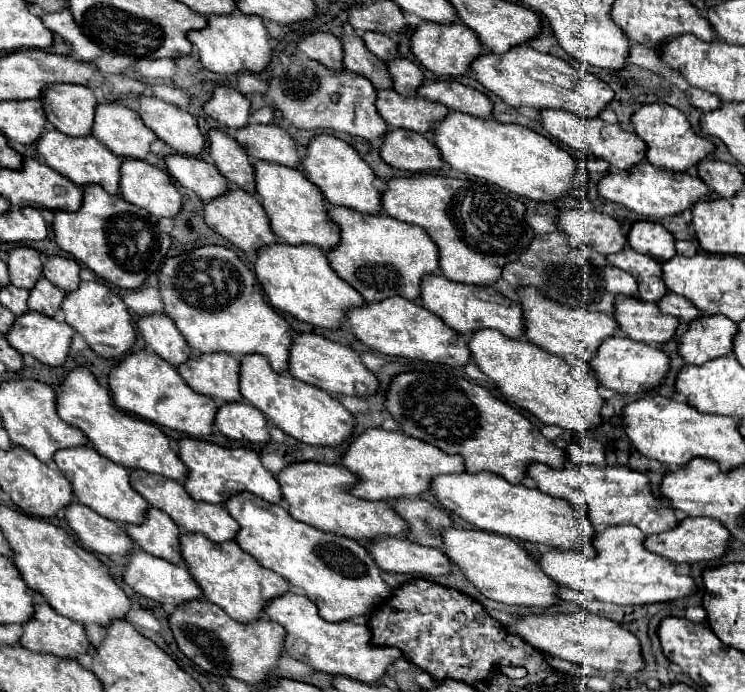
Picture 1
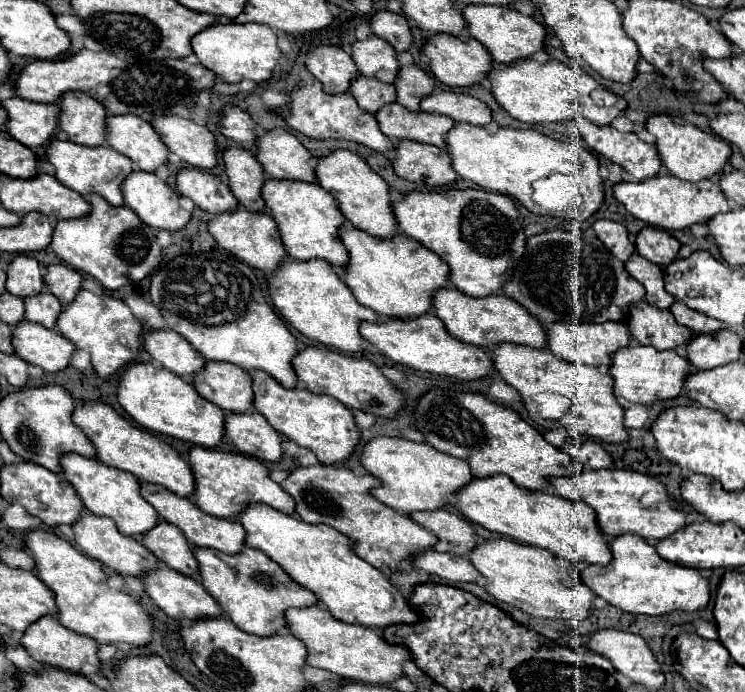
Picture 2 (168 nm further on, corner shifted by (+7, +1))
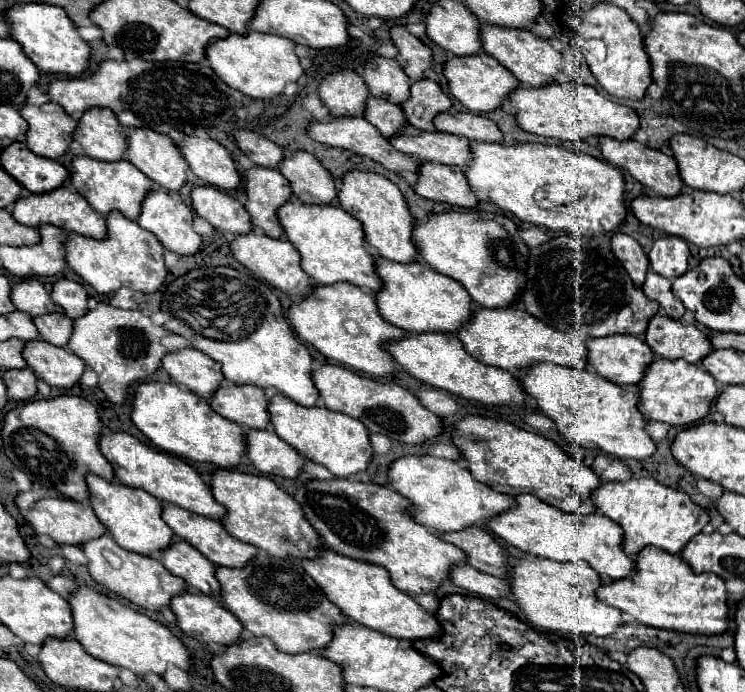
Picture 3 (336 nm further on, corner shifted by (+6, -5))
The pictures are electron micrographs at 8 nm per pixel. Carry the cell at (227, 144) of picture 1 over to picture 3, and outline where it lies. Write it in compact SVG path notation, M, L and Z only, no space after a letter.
M255 166L245 172L245 196L253 226L267 236L281 238L283 230L275 212L293 196L289 182L275 168Z

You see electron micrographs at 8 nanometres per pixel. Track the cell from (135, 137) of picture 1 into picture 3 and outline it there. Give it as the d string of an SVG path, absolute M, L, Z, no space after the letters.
M131 128L127 132L125 156L151 182L167 190L179 190L187 180L187 162L165 134L157 134L149 128Z

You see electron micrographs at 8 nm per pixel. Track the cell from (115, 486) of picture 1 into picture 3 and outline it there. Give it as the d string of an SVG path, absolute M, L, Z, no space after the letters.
M91 472L85 478L89 488L89 506L121 548L151 556L171 544L173 530L161 520L161 502L155 496L149 496L145 490L123 486L119 482L107 482Z

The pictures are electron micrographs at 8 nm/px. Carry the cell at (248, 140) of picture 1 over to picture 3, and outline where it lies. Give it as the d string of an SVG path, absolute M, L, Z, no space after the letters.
M291 152L277 168L291 186L295 198L305 204L331 204L337 196L337 186L331 174L309 154Z

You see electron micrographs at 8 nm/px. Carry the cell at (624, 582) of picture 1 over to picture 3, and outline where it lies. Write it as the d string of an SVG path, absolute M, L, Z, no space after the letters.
M643 548L635 556L635 570L631 578L611 580L597 588L597 598L621 612L627 612L637 622L693 632L693 634L721 634L727 630L727 590L725 582L711 574L693 574L687 562L661 548Z

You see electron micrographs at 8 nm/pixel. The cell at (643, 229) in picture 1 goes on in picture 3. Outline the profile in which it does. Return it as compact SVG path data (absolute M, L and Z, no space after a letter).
M659 238L653 242L651 250L649 250L649 264L651 268L665 276L665 278L677 278L687 270L687 256L689 256L689 248L687 242L681 238Z

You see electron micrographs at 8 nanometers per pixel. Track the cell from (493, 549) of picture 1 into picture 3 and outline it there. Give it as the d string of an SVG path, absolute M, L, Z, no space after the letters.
M521 558L517 564L513 564L509 568L507 580L509 580L509 586L511 586L511 594L515 596L515 604L523 610L529 624L537 630L609 636L623 622L621 612L617 608L611 608L611 606L597 600L595 588L599 588L601 580L599 580L599 574L593 568L589 568L589 564L585 564L585 562L563 564L563 562L553 562L553 560L547 560L547 558L533 558L533 560Z

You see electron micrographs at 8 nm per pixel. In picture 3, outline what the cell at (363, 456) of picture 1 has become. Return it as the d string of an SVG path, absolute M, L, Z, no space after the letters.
M403 456L389 464L389 484L395 492L411 502L411 518L425 528L441 532L455 532L469 526L483 526L483 522L515 502L507 494L493 492L493 488L481 484L471 472L455 460L433 458L433 456Z

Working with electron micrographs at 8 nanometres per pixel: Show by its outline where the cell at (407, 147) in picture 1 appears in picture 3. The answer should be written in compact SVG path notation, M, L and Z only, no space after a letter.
M423 162L417 170L417 182L413 190L429 200L447 202L459 208L473 208L477 204L475 192L469 188L461 168L447 164Z

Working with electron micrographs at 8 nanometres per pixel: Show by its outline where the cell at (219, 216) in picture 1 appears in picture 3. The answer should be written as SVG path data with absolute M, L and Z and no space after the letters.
M251 230L249 234L239 234L229 242L229 248L235 256L237 262L241 262L245 268L249 268L259 280L269 282L271 286L289 292L291 296L307 296L311 292L313 280L301 270L299 266L299 252L295 250L295 246L289 240L281 240L281 238L271 238L265 236L263 232Z

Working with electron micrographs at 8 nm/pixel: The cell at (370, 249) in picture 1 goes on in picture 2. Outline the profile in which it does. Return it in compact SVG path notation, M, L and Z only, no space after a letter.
M342 226L342 242L350 252L350 264L342 280L350 286L356 300L372 308L382 318L418 318L432 310L432 298L438 290L450 286L450 268L420 242L396 234L390 240L378 240L354 226Z

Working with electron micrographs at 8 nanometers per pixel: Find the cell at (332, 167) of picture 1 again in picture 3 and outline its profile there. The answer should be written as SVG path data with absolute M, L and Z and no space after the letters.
M347 172L341 182L343 184L337 194L339 204L345 212L353 214L363 224L367 244L389 260L413 262L413 258L417 256L417 248L411 244L413 218L399 188L385 176L371 172Z

